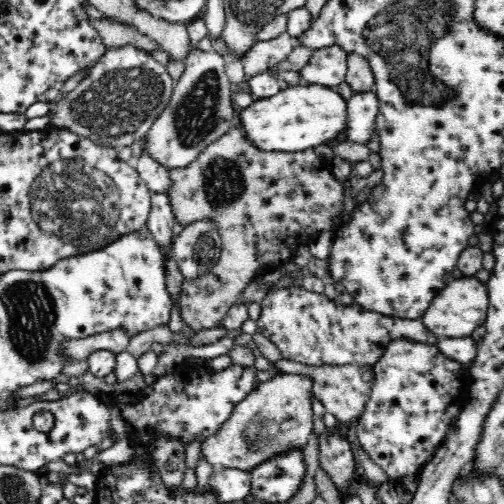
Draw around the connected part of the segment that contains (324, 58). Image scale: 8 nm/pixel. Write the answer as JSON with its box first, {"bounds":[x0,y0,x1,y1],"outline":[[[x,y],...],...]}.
{"bounds":[299,46,348,87],"outline":[[[338,46],[316,50],[310,56],[308,64],[299,71],[302,82],[326,87],[333,87],[344,82],[348,55]]]}

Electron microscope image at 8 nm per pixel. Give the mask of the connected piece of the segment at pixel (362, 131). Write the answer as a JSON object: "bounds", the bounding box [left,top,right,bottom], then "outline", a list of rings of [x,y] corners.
{"bounds":[346,91,379,144],"outline":[[[375,91],[355,92],[347,100],[346,140],[365,144],[376,136],[375,118],[379,111],[378,95]]]}

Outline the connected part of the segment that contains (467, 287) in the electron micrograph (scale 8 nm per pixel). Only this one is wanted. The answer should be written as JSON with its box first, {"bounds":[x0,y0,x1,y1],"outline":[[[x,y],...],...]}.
{"bounds":[421,276,489,338],"outline":[[[462,276],[452,279],[430,302],[428,310],[424,312],[421,321],[434,333],[436,337],[462,338],[471,336],[472,332],[485,324],[489,296],[487,288],[475,276]]]}

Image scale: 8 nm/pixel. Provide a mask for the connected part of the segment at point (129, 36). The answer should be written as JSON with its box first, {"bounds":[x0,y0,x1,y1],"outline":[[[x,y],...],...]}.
{"bounds":[89,17,162,51],"outline":[[[108,17],[102,19],[91,18],[89,23],[97,30],[107,50],[134,46],[146,51],[162,51],[160,44],[145,36],[128,24],[116,22]]]}

